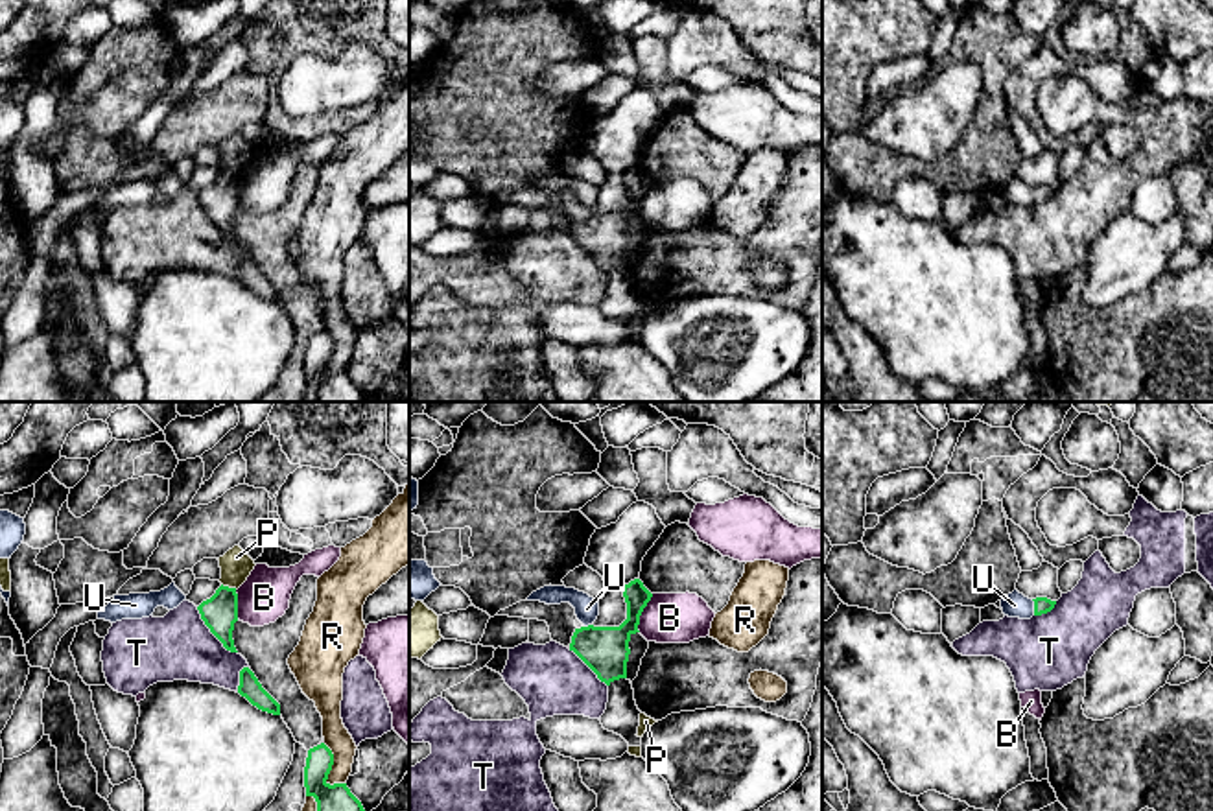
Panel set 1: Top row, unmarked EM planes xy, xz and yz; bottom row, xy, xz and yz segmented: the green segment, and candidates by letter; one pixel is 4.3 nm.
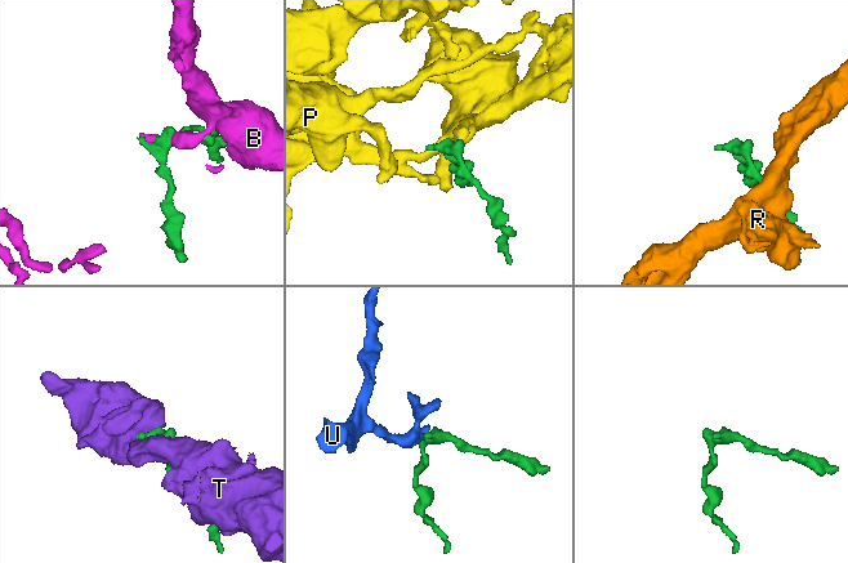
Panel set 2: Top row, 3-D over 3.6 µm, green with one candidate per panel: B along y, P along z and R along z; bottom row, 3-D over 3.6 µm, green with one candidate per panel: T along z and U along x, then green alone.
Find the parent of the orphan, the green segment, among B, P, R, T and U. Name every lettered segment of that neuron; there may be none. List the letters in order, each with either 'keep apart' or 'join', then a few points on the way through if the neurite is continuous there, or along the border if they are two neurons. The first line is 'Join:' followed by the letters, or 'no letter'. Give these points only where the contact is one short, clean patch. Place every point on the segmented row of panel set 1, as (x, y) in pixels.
Join: U
B: keep apart; border along xz (653, 594), (640, 616), (638, 631)
P: keep apart; border along xy (222, 583), (236, 588)
R: keep apart
T: keep apart
U: join; runs through yz (1042, 605), (1035, 607), (1014, 605)

